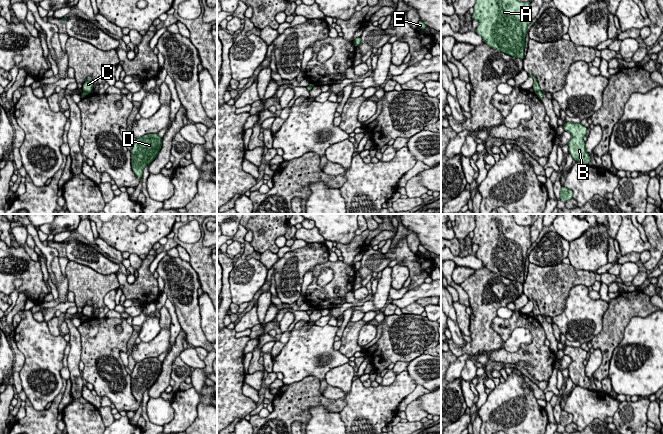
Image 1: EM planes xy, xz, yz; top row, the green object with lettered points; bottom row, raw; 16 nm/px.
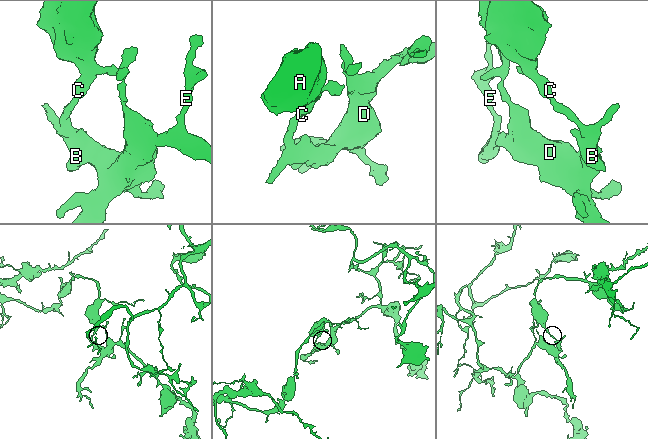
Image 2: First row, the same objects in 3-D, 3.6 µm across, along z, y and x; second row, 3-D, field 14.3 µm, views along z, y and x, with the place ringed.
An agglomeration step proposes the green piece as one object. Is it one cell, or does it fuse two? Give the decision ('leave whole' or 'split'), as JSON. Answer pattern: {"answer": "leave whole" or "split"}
{"answer": "split"}

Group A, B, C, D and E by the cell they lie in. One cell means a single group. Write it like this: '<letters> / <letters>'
A C / B D E

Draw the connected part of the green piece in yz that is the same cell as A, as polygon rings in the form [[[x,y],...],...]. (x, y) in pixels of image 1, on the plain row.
[[[474,214],[473,244],[479,246],[476,257],[491,272],[524,284],[527,251],[531,246],[531,227],[518,225],[512,214]]]

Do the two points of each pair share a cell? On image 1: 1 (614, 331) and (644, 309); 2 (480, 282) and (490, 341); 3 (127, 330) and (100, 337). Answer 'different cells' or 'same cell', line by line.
1: same cell
2: same cell
3: same cell

